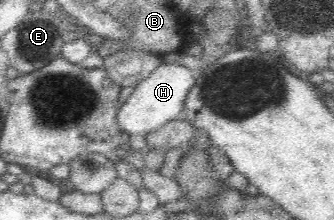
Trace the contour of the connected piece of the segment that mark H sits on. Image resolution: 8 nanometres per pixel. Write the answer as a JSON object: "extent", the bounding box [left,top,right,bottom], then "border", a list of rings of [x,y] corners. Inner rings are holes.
{"extent":[117,63,192,135],"border":[[[162,63],[145,80],[134,86],[126,102],[119,108],[117,125],[127,135],[146,135],[170,120],[180,118],[185,107],[185,98],[192,84],[192,72],[177,63]]]}

